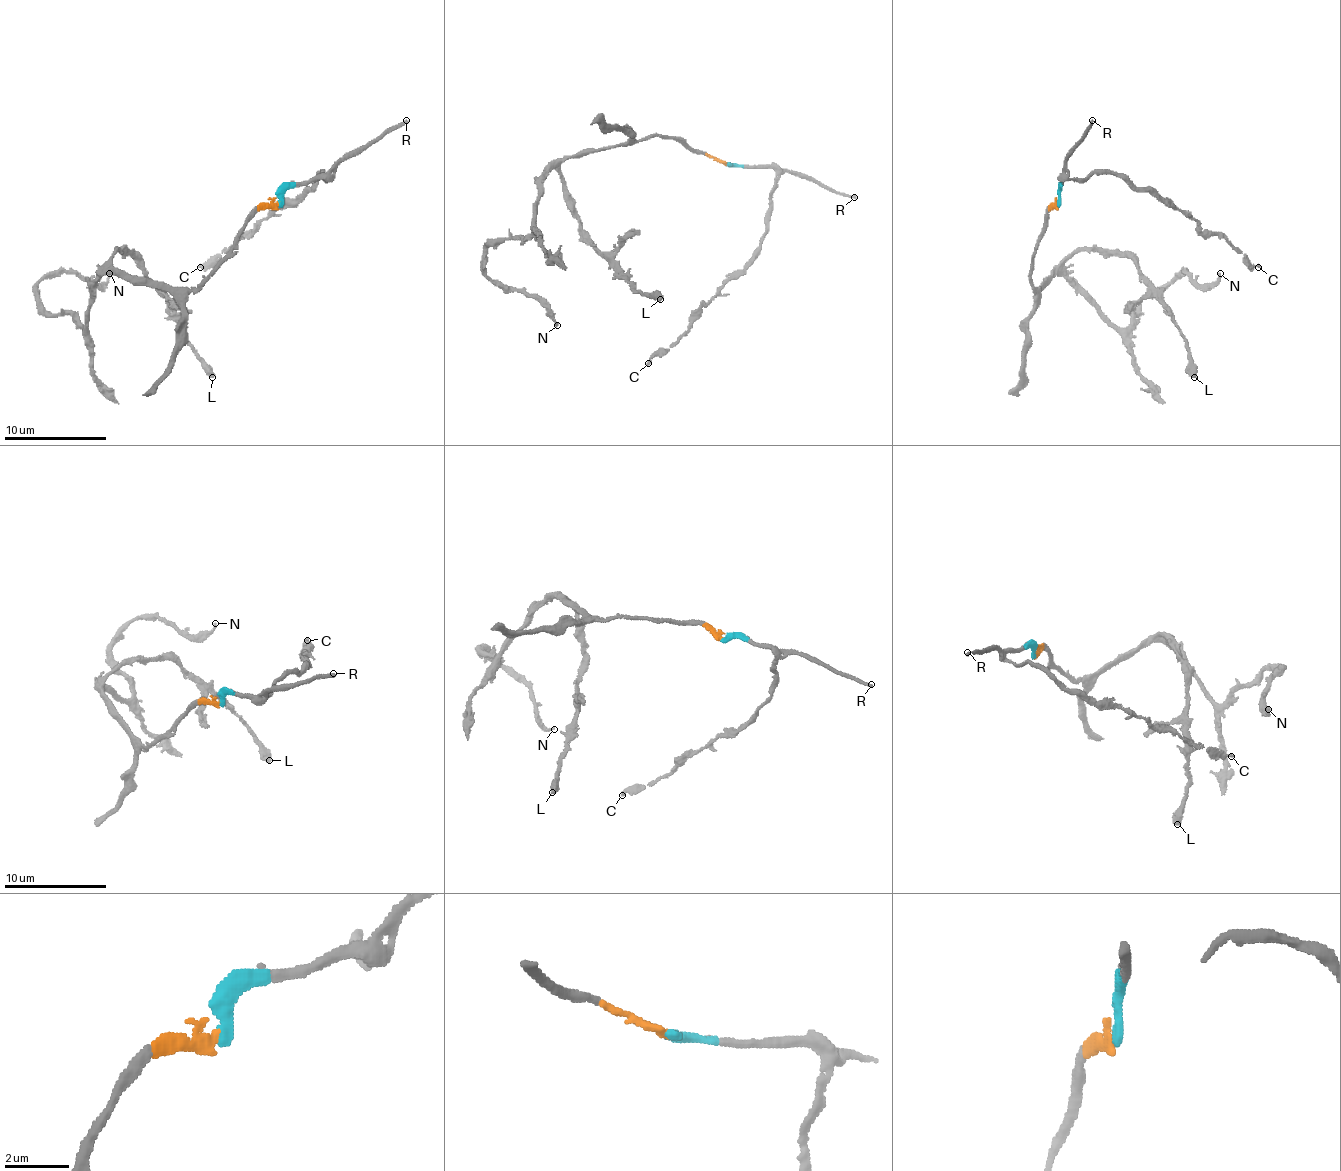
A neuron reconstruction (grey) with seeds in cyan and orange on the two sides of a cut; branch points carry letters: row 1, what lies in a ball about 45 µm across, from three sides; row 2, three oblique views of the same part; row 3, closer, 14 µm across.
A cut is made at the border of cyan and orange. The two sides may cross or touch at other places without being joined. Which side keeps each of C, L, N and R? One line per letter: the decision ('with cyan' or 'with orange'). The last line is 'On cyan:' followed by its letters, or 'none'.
C: with cyan
L: with orange
N: with orange
R: with cyan
On cyan: C, R

